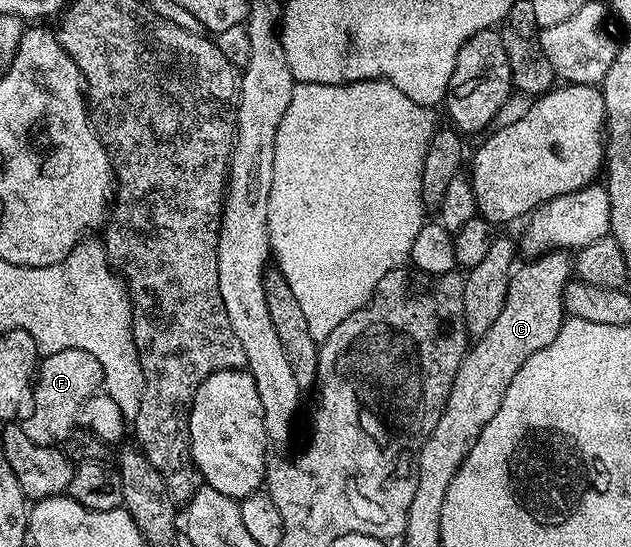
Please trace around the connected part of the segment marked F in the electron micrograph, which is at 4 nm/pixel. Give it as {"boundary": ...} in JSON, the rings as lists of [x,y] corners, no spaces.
{"boundary":[[[59,350],[42,355],[33,385],[33,402],[23,420],[27,438],[48,448],[64,445],[65,439],[78,427],[83,402],[87,402],[102,384],[99,362],[95,362],[95,357],[87,354],[87,350]]]}

